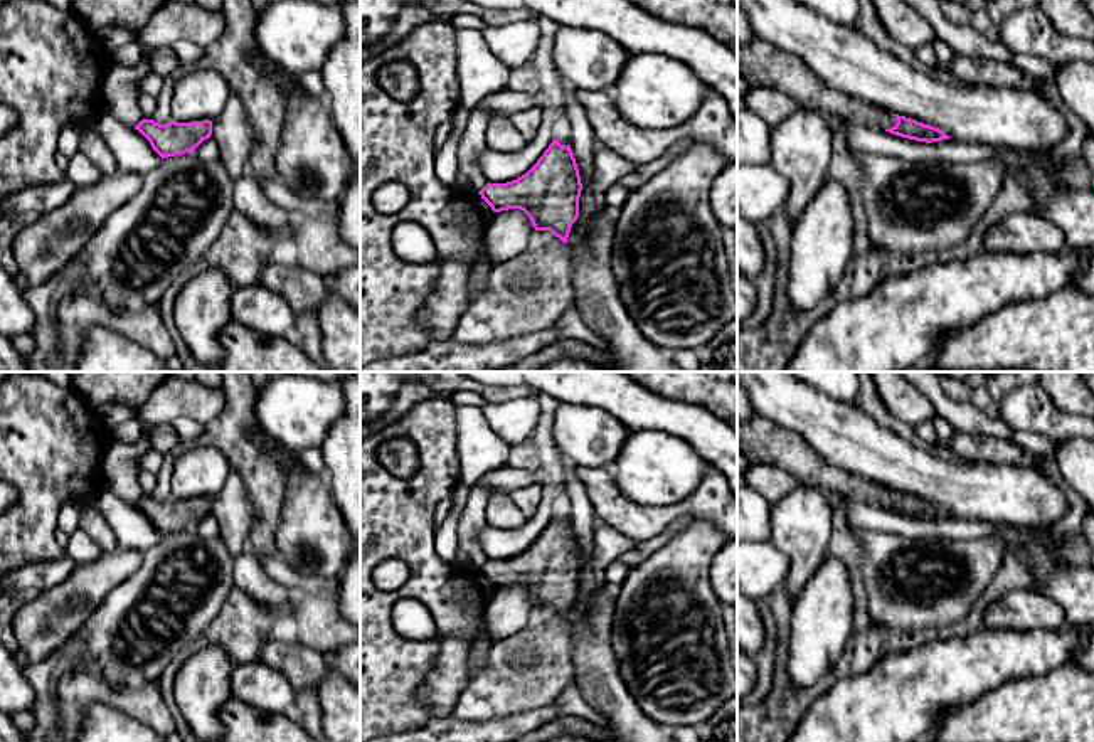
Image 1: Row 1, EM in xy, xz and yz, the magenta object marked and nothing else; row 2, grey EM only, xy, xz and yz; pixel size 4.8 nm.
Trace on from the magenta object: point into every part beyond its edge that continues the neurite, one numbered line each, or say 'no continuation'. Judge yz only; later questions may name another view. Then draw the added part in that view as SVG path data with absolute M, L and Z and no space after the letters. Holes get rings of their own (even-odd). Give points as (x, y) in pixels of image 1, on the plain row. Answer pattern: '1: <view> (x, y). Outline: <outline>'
1: yz (761, 441). Outline: M751 412L749 419L737 419L737 451L752 464L769 464L788 471L801 485L821 490L826 495L842 495L848 501L863 501L879 508L895 503L897 496L890 490L865 480L862 476L843 471L826 463L803 437L796 432Z

